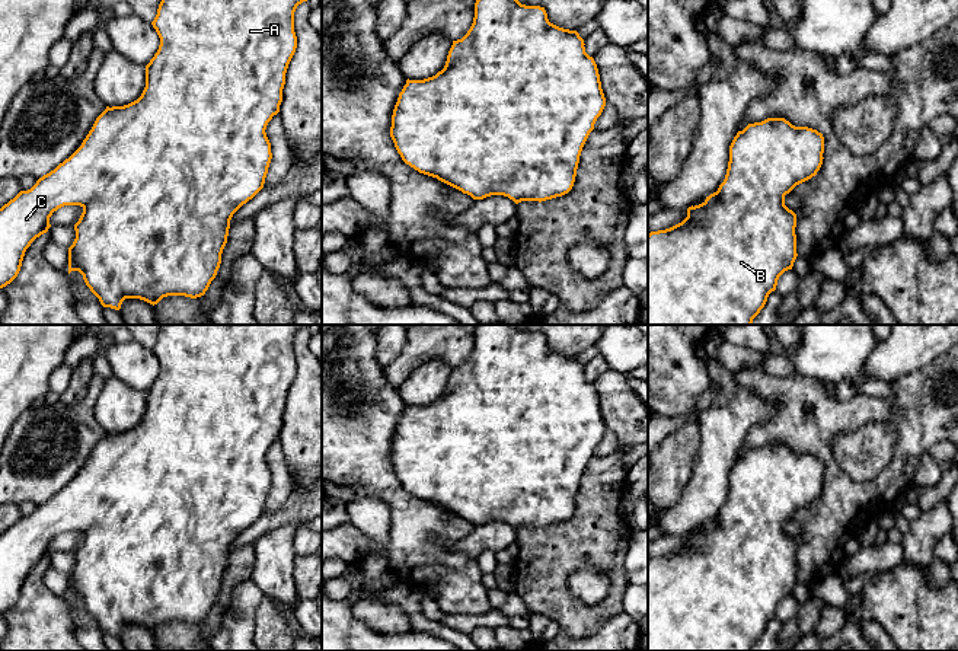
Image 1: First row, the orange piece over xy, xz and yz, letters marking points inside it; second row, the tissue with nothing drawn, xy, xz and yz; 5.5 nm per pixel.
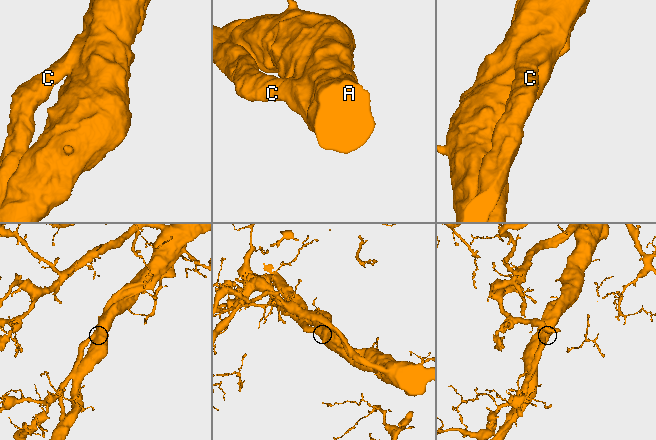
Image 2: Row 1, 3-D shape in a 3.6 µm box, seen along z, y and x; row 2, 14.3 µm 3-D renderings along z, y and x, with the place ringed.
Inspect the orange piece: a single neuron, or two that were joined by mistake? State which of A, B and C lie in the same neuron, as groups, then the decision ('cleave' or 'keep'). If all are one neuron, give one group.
A B C | keep

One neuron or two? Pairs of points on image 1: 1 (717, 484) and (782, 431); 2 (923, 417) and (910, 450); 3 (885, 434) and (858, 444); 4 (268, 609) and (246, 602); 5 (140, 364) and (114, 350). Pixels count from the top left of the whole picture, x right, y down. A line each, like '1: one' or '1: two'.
1: two
2: one
3: one
4: two
5: one

